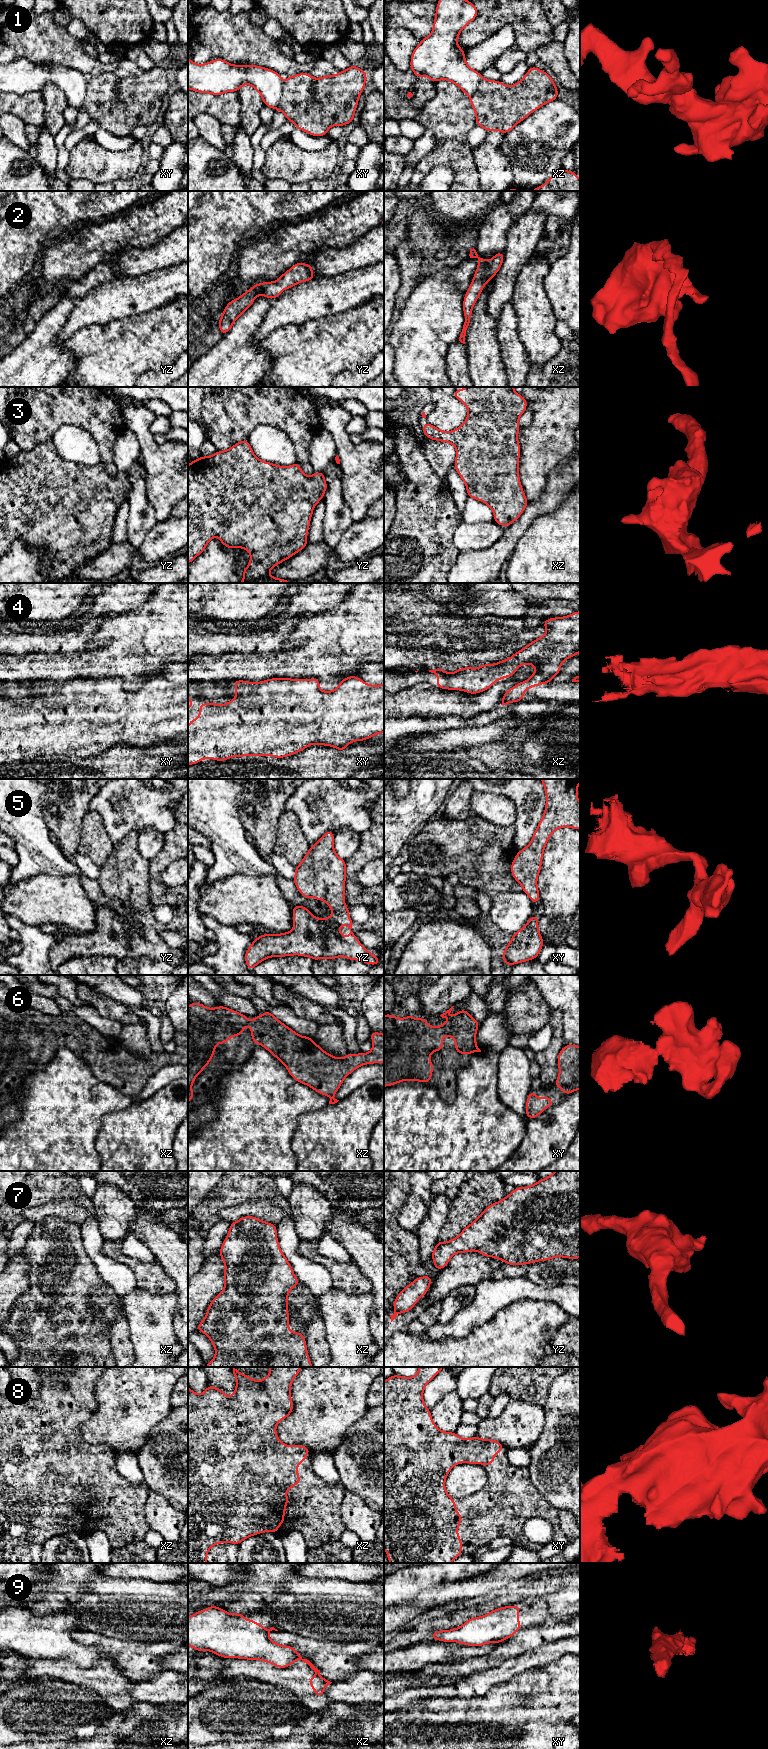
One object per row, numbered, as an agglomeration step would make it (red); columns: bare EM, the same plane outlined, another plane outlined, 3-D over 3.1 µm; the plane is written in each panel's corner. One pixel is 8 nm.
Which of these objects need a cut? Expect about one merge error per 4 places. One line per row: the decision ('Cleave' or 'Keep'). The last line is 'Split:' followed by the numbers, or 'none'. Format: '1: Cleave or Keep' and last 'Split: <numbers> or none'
1: Cleave
2: Keep
3: Keep
4: Keep
5: Keep
6: Keep
7: Keep
8: Keep
9: Cleave
Split: 1, 9

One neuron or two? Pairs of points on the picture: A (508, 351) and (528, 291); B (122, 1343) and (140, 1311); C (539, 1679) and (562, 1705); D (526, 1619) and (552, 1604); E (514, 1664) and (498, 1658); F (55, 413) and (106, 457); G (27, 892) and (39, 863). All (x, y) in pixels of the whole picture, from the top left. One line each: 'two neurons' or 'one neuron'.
A: two neurons
B: two neurons
C: one neuron
D: one neuron
E: two neurons
F: one neuron
G: two neurons

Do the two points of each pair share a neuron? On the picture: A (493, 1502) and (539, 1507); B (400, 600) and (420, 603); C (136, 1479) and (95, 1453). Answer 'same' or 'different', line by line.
A: same
B: same
C: different

